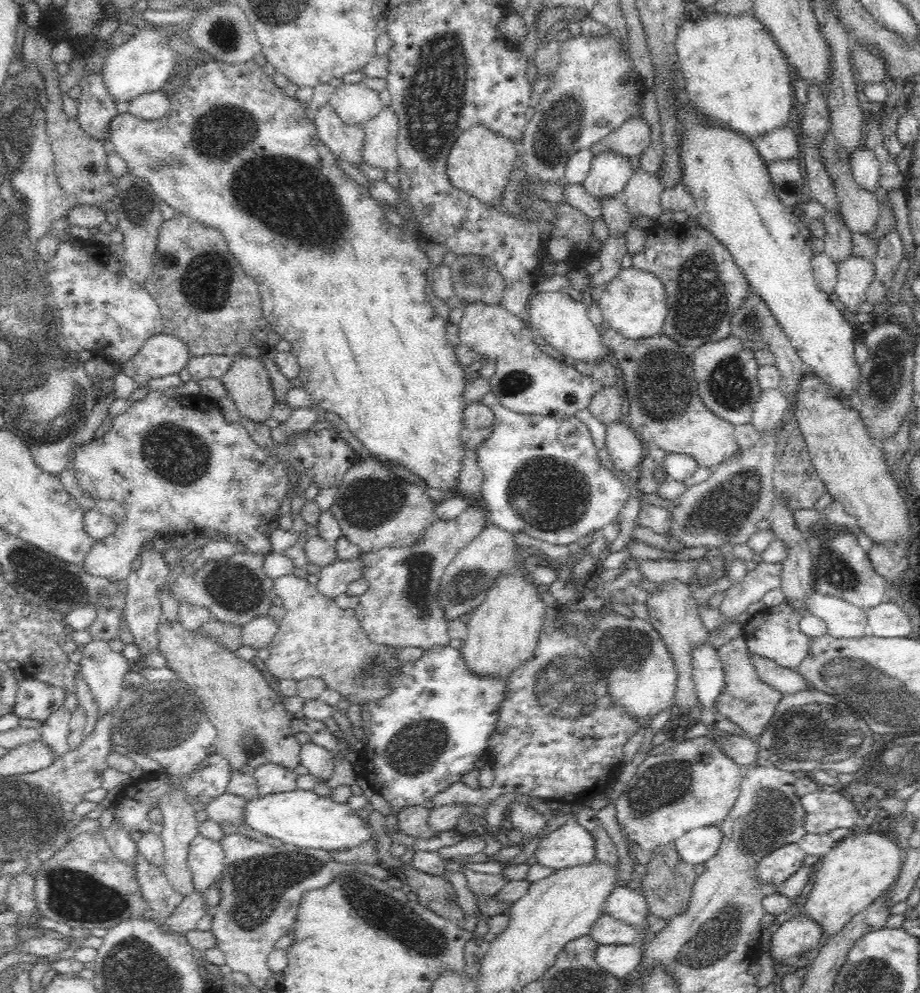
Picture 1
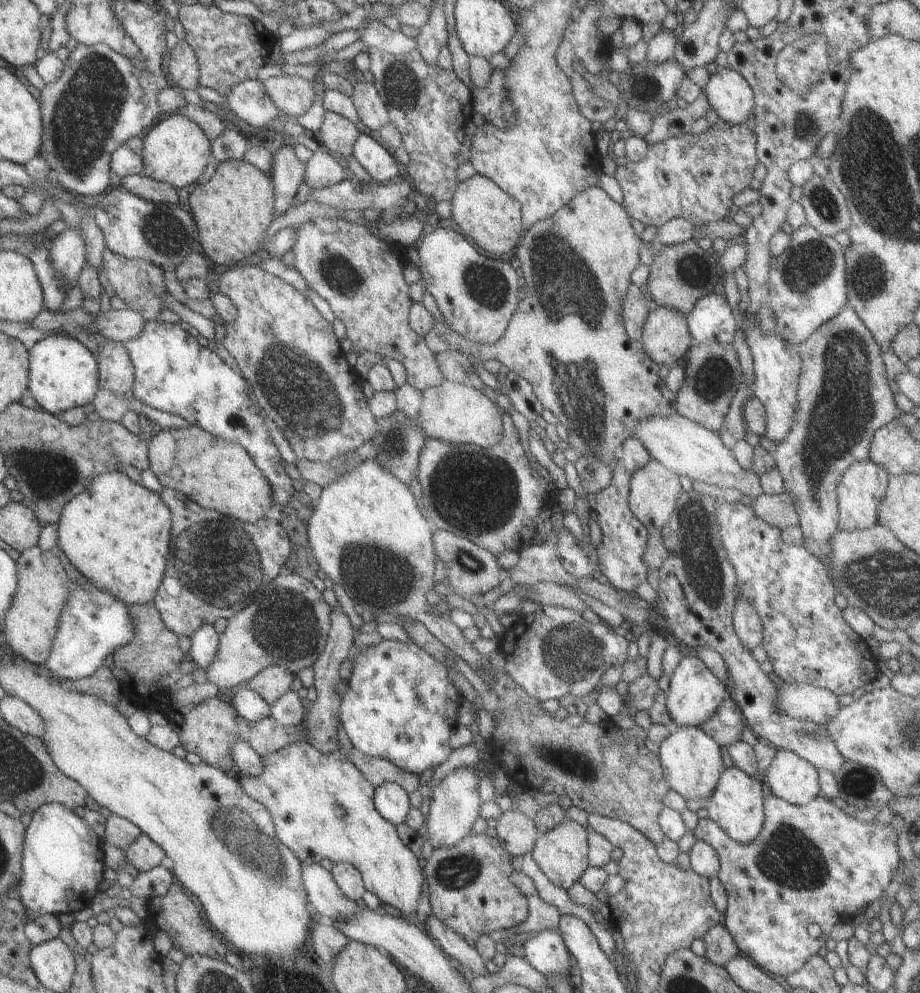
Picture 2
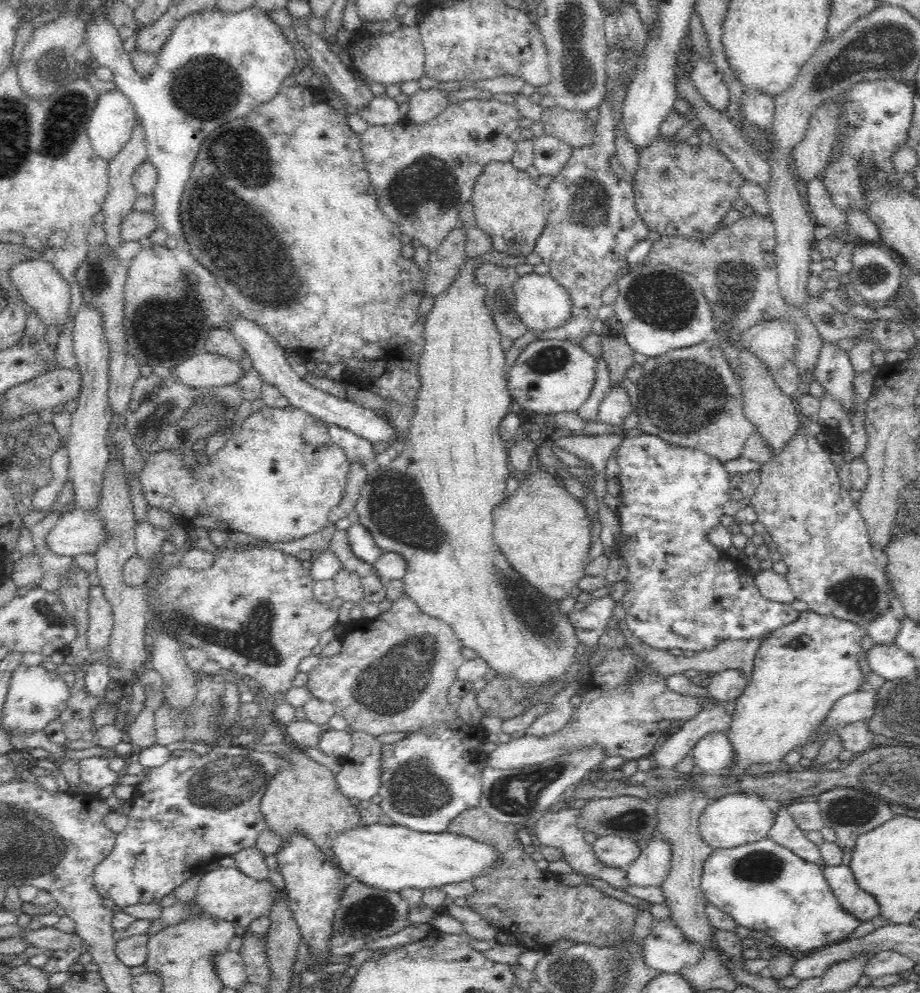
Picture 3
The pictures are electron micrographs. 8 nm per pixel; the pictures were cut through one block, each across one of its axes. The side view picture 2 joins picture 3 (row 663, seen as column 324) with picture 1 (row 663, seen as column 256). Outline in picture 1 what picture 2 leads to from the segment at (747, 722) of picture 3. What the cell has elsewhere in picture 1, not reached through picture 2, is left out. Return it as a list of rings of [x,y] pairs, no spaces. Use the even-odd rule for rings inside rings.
[[[784,602],[775,607],[765,607],[743,620],[742,636],[746,639],[748,652],[772,660],[778,666],[797,669],[810,652],[810,639],[800,631],[800,620],[808,613],[804,607],[790,607]]]

